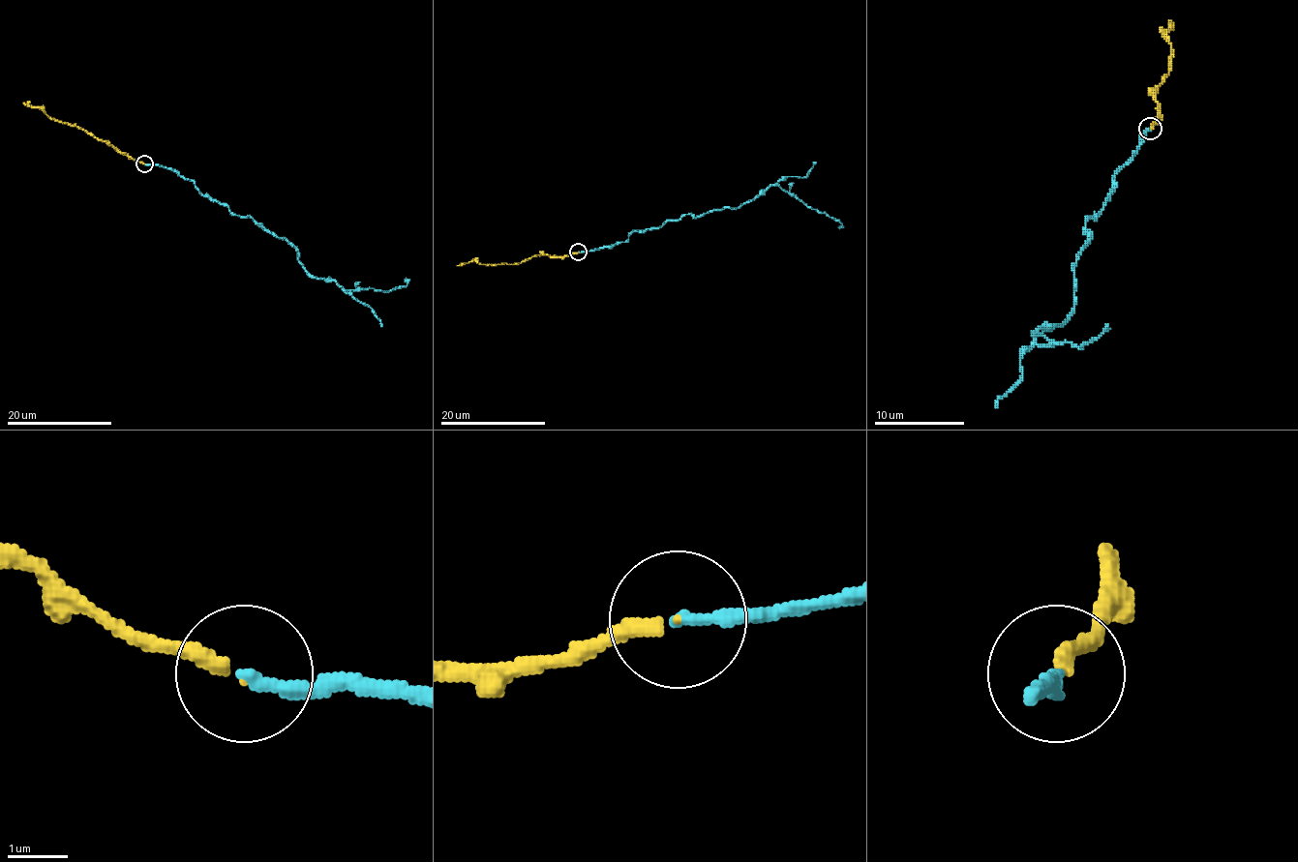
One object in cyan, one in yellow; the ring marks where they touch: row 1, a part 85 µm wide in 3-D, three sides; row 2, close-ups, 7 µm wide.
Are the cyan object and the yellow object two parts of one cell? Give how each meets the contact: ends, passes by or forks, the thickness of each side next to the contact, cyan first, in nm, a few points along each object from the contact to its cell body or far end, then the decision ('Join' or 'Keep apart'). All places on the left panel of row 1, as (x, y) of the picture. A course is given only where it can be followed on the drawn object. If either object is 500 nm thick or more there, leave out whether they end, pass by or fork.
At the ring cyan ends. At the ring yellow ends. Thickness 220 nm (cyan) against 200 nm. Course of cyan: (145, 163), (174, 169), (231, 212), (286, 239), (317, 278), (344, 288), (391, 291), (405, 287), (406, 278). Course of yellow: (145, 163), (80, 129), (50, 119), (40, 109), (23, 103). Join

